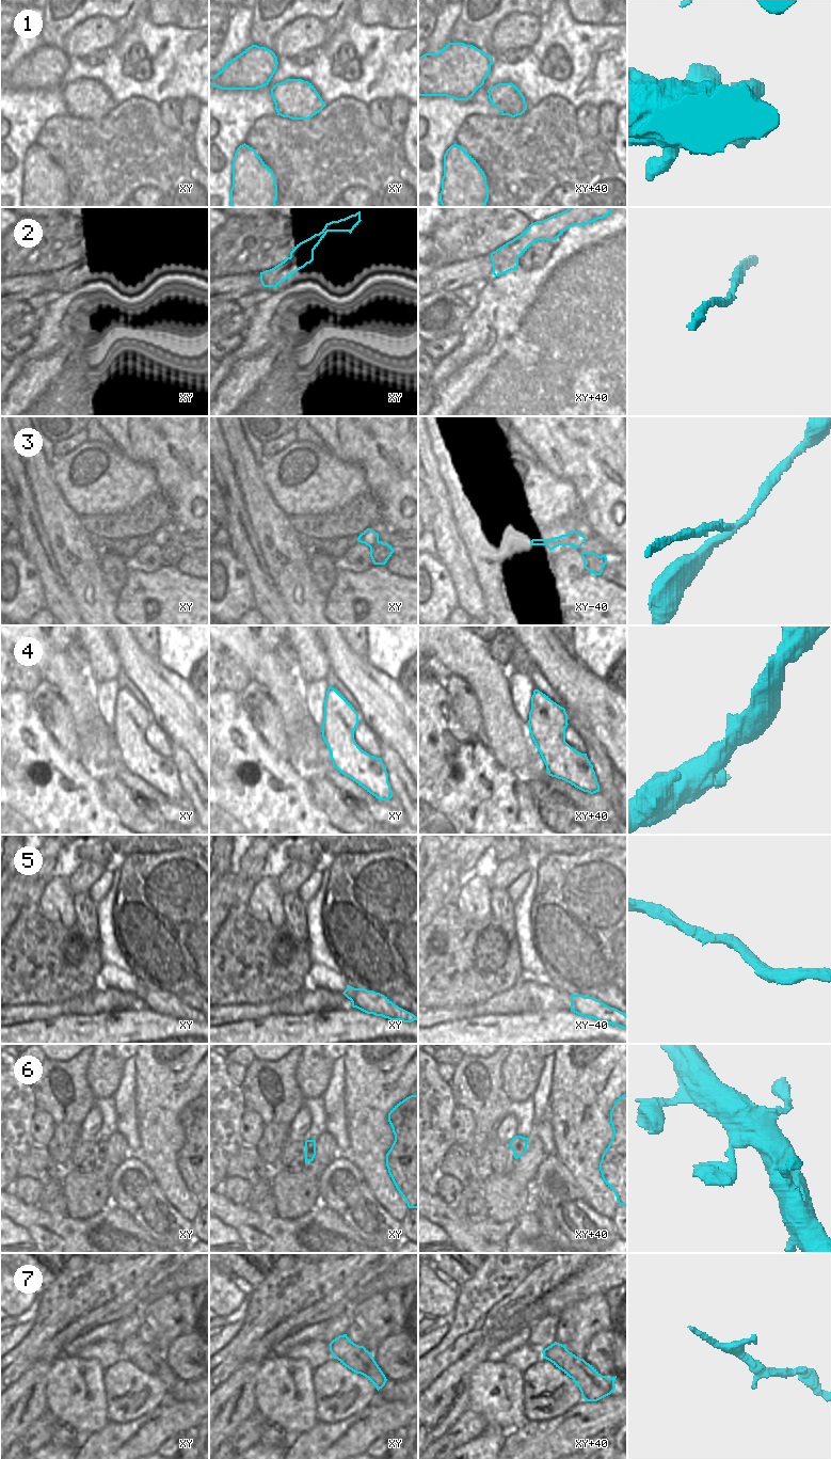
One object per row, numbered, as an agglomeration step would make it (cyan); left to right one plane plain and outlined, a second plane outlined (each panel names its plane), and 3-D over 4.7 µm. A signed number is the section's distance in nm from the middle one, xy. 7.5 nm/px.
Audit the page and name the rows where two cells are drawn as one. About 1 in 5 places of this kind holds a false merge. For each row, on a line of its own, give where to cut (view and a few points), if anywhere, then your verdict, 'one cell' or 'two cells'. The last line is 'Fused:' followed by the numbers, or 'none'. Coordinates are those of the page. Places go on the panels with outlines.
1: cut none; one cell
2: cut none; one cell
3: cut xy (378, 540), (370, 548); two cells
4: cut none; one cell
5: cut none; one cell
6: cut none; one cell
7: cut none; one cell
Fused: 3

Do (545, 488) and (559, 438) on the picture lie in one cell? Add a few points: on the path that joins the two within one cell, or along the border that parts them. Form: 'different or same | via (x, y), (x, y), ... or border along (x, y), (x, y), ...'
different | border along (531, 455), (550, 472), (566, 478), (572, 484)

